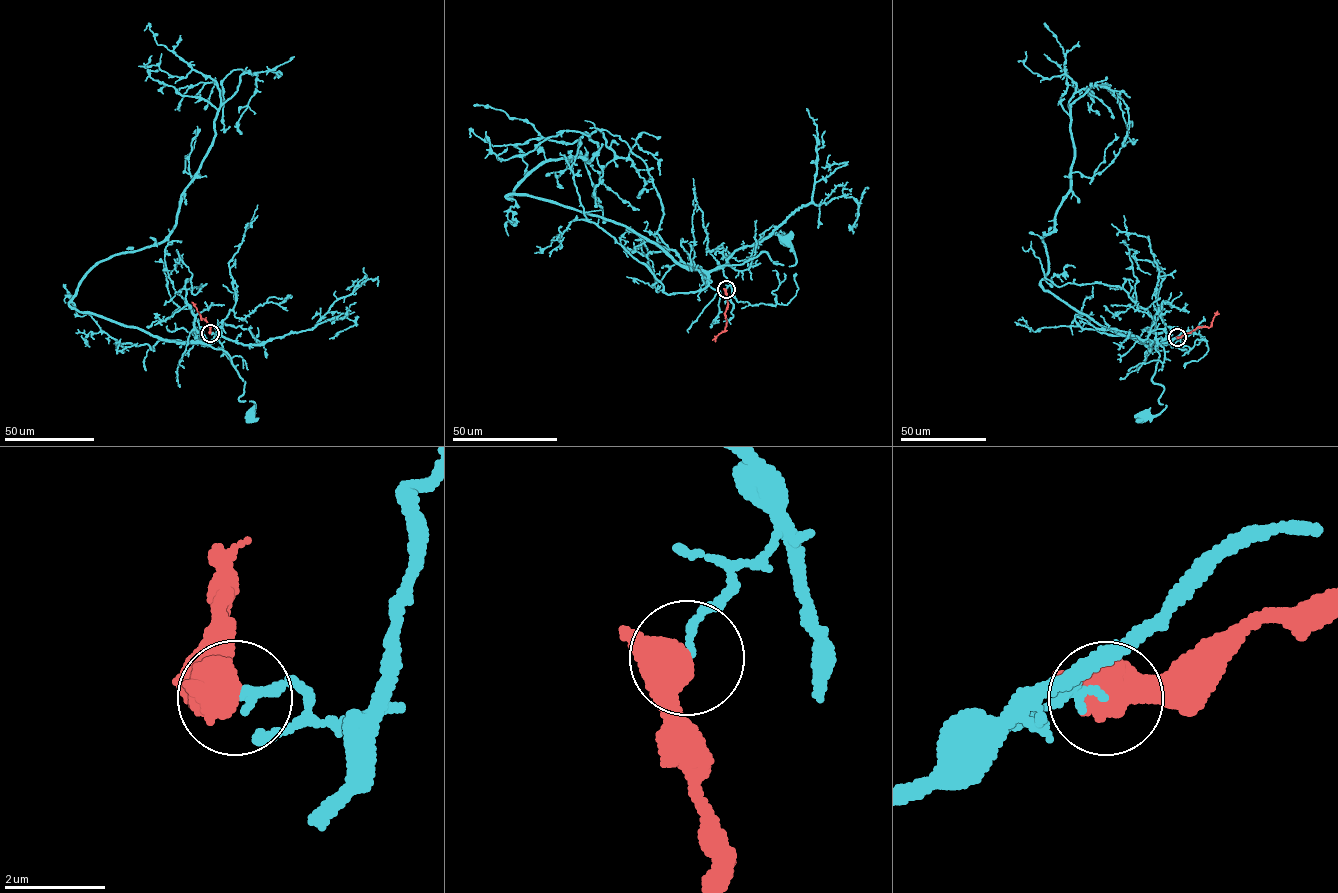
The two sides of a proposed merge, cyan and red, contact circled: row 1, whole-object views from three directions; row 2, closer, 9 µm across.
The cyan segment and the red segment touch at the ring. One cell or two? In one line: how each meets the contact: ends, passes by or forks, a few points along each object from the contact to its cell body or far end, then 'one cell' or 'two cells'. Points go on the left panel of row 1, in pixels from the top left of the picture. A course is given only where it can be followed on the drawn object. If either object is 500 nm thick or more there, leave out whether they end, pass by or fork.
cyan via (210, 333), (215, 334), (209, 345), (225, 352), (245, 382), (238, 399), (254, 403), (255, 413), (249, 416) | red via (210, 333), (209, 324), (201, 319), (192, 302) | two cells

